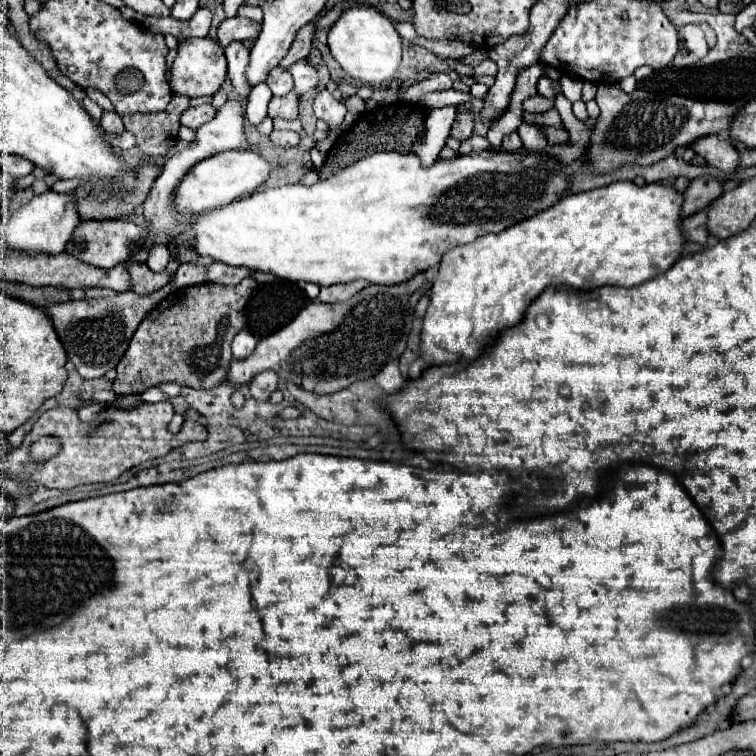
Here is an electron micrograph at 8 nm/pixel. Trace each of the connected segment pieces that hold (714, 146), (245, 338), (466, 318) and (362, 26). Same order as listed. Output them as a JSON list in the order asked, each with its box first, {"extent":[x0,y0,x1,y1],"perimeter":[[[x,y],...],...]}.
[{"extent":[692,136,738,172],"perimeter":[[[712,136],[710,138],[698,138],[698,142],[694,142],[692,150],[700,156],[706,158],[706,162],[722,172],[734,172],[738,168],[738,150],[728,144],[726,138],[720,136]]]},{"extent":[232,330,256,358],"perimeter":[[[240,330],[238,336],[234,336],[234,342],[232,342],[232,352],[234,352],[234,358],[246,358],[254,352],[256,348],[256,338],[248,332],[248,330]]]},{"extent":[420,180,684,366],"perimeter":[[[620,180],[620,182],[612,182],[604,188],[594,188],[590,192],[578,192],[578,194],[568,194],[564,196],[556,206],[544,210],[542,214],[536,214],[524,222],[518,222],[510,228],[506,228],[500,234],[484,234],[480,238],[476,238],[472,244],[462,244],[458,248],[452,248],[444,254],[442,262],[440,262],[440,270],[438,276],[434,280],[432,292],[430,292],[430,306],[426,310],[424,316],[424,324],[422,324],[422,346],[420,346],[420,356],[426,360],[426,366],[434,366],[434,364],[450,364],[450,362],[458,362],[458,360],[474,360],[478,358],[478,354],[482,352],[482,348],[488,346],[488,342],[492,340],[494,334],[498,334],[500,330],[504,330],[506,326],[514,326],[522,320],[528,304],[550,284],[558,286],[558,284],[568,284],[572,288],[578,290],[590,290],[596,286],[604,286],[604,284],[612,284],[612,286],[638,286],[646,280],[652,280],[654,276],[666,272],[682,254],[684,250],[684,242],[682,242],[682,202],[684,202],[684,194],[676,192],[672,184],[660,184],[660,182],[652,182],[652,184],[644,184],[644,186],[636,186],[630,180]]]},{"extent":[328,8,402,86],"perimeter":[[[350,8],[328,30],[328,48],[334,60],[352,78],[362,80],[370,86],[386,86],[390,80],[398,78],[398,64],[402,60],[402,42],[392,22],[382,16],[376,8]]]}]

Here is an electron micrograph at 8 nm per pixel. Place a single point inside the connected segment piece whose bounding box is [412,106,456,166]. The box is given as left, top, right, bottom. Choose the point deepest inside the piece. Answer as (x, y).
(439, 121)

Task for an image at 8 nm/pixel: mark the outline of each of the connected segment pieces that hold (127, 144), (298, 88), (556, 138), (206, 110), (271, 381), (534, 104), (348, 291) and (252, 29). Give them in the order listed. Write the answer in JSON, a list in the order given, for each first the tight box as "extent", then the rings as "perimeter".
[{"extent":[106,132,136,150],"perimeter":[[[124,132],[124,134],[118,134],[118,136],[106,135],[106,139],[110,142],[112,148],[120,148],[120,150],[126,150],[126,148],[132,148],[136,146],[136,138],[130,134],[130,132]]]},{"extent":[290,60,318,96],"perimeter":[[[300,60],[296,64],[292,64],[290,74],[294,76],[294,92],[304,96],[306,92],[312,92],[318,86],[318,74],[316,68],[310,66],[306,60]]]},{"extent":[544,128,570,144],"perimeter":[[[544,128],[544,130],[546,130],[550,144],[566,144],[568,138],[570,138],[564,128]]]},{"extent":[182,104,214,130],"perimeter":[[[204,104],[204,106],[196,106],[196,108],[188,108],[184,114],[182,114],[182,126],[186,128],[192,128],[196,130],[198,126],[210,122],[210,118],[214,118],[214,108],[210,104]]]},{"extent":[250,372,278,400],"perimeter":[[[262,372],[250,382],[250,396],[254,400],[268,400],[270,394],[278,388],[278,376],[274,372]]]},{"extent":[522,96,554,114],"perimeter":[[[532,96],[532,98],[526,98],[526,100],[522,102],[522,108],[524,108],[526,112],[532,112],[532,114],[550,110],[552,106],[554,106],[554,102],[552,102],[552,100],[546,100],[546,98],[542,98],[542,96]]]},{"extent":[318,282,368,302],"perimeter":[[[348,282],[348,284],[332,284],[328,288],[320,288],[320,296],[318,300],[320,302],[342,302],[342,300],[348,300],[350,296],[354,296],[356,292],[360,292],[362,288],[366,288],[368,282]]]},{"extent":[218,18,260,46],"perimeter":[[[226,18],[220,26],[218,26],[218,42],[222,46],[228,46],[234,40],[252,40],[256,38],[260,32],[260,24],[252,22],[248,18]]]}]

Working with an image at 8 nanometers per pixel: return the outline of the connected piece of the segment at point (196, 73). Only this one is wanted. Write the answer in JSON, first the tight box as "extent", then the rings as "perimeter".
{"extent":[170,38,226,98],"perimeter":[[[186,38],[178,44],[178,54],[172,66],[172,80],[170,88],[176,94],[184,94],[188,98],[194,96],[212,96],[220,90],[222,82],[226,80],[226,56],[220,44],[212,38]]]}

